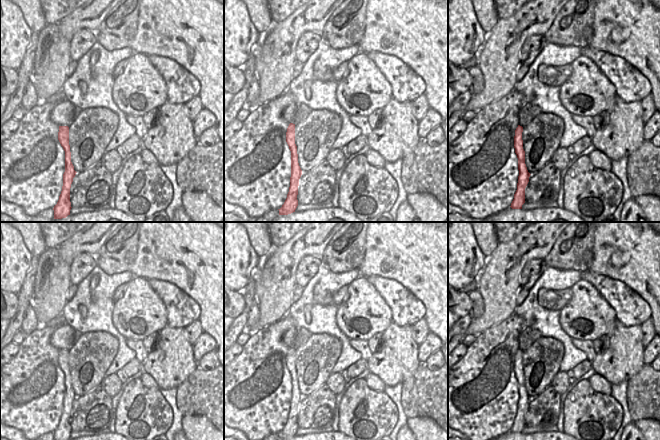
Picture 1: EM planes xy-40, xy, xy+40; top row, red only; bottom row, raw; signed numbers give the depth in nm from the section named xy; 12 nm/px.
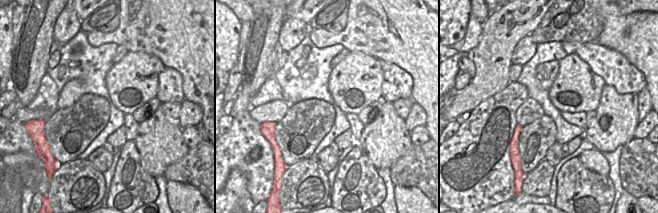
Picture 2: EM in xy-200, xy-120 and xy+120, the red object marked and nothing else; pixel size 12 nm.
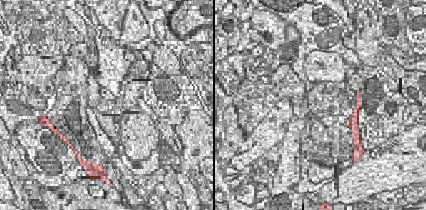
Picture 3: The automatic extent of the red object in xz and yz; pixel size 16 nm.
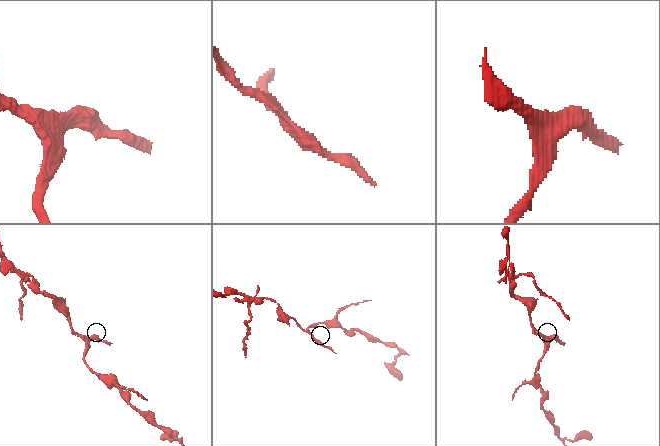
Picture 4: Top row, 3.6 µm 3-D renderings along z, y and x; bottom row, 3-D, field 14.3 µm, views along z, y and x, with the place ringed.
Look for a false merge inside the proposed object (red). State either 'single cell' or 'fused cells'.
single cell

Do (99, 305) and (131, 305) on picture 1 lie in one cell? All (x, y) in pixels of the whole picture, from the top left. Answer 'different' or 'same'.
different

